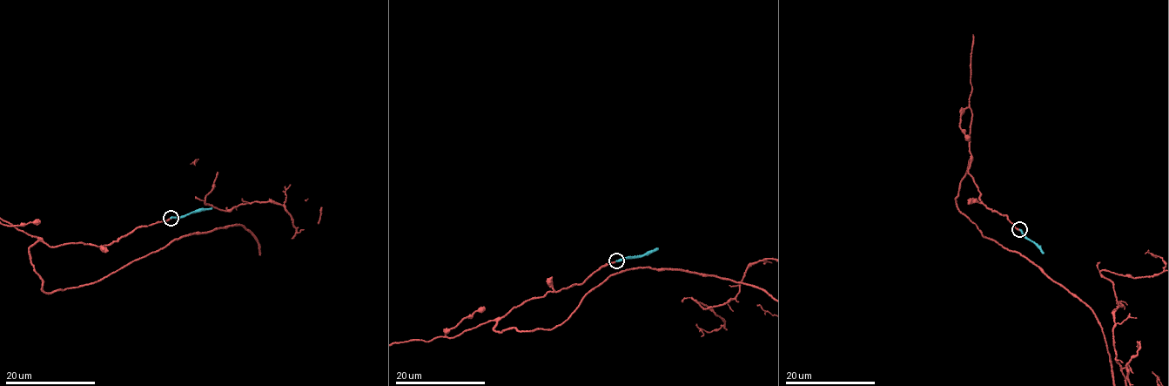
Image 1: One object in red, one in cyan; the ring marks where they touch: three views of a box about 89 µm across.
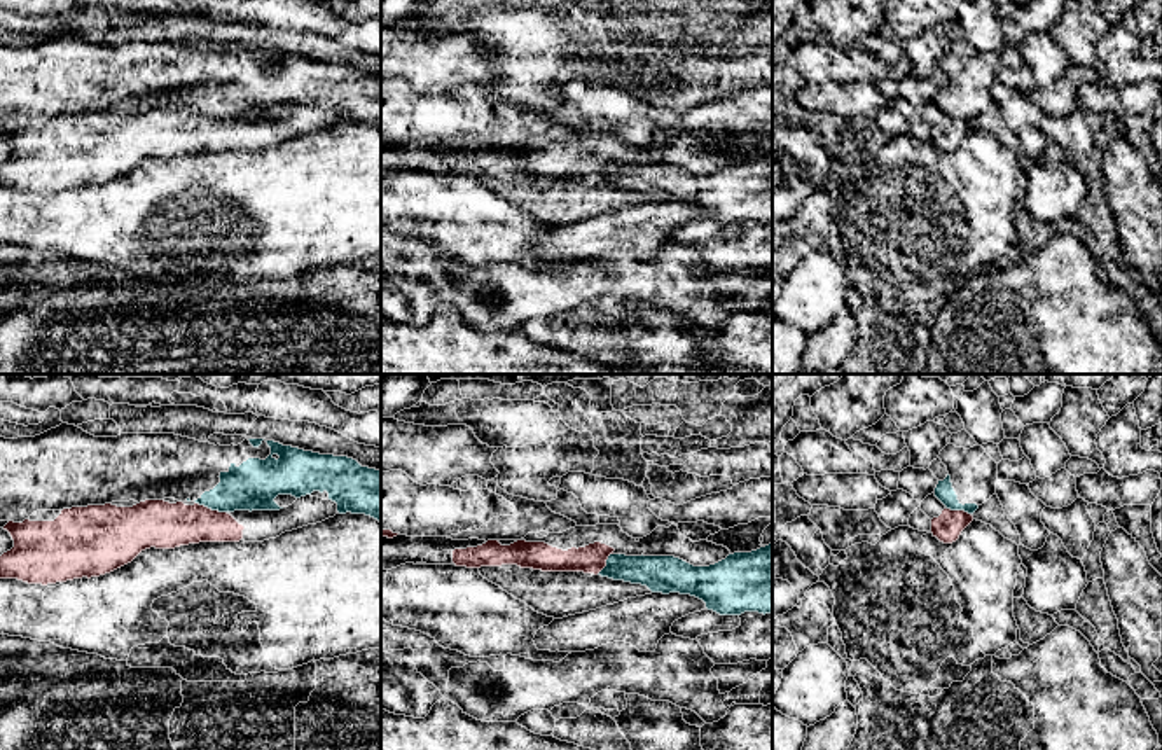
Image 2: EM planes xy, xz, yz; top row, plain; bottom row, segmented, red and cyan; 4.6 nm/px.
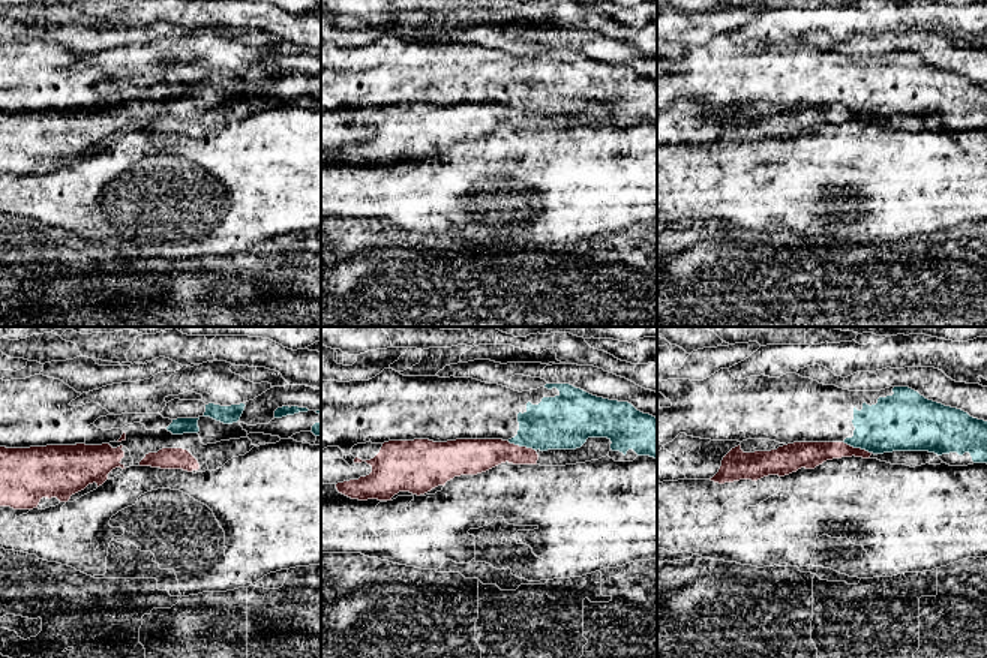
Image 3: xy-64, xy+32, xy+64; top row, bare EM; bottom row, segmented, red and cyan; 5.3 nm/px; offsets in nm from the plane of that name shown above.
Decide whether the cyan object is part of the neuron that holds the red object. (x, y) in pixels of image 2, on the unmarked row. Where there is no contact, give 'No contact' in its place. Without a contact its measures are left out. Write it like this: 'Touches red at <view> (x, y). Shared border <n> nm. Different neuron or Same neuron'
Touches red at xy (210, 118). Shared border 150 nm. Different neuron

